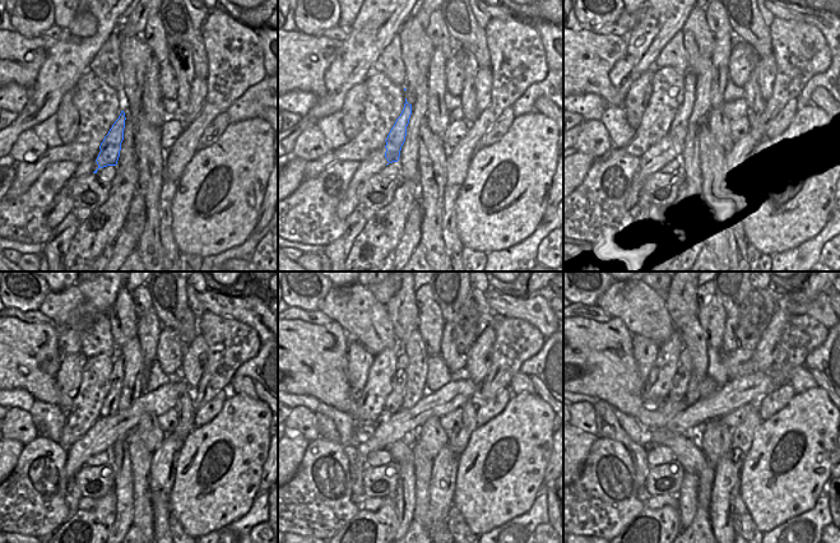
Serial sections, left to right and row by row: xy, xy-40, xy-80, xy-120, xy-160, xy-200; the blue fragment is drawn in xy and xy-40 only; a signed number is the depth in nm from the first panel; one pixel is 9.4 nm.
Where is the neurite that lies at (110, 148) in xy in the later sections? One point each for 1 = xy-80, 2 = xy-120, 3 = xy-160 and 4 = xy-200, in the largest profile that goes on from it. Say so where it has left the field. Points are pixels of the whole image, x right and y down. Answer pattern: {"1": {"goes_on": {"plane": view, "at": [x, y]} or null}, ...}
{"1": {"goes_on": {"plane": "xy-80", "at": [678, 129]}}, "2": {"goes_on": {"plane": "xy-120", "at": [110, 407]}}, "3": {"goes_on": {"plane": "xy-160", "at": [393, 404]}}, "4": {"goes_on": {"plane": "xy-200", "at": [680, 383]}}}

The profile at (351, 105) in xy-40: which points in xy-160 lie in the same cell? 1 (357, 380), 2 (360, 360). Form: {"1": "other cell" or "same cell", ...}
{"1": "same cell", "2": "same cell"}

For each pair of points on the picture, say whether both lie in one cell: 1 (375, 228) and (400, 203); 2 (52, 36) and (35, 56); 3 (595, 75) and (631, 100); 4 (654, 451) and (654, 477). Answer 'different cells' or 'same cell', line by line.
1: same cell
2: different cells
3: different cells
4: different cells

